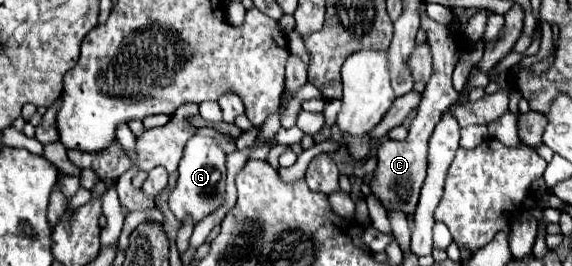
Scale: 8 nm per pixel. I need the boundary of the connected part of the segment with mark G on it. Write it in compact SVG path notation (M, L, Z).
M195 135L193 139L187 141L183 159L179 163L177 187L169 195L169 207L181 223L191 219L191 223L197 225L225 203L225 177L227 177L225 163L227 163L227 155L217 145L215 139L205 139Z

